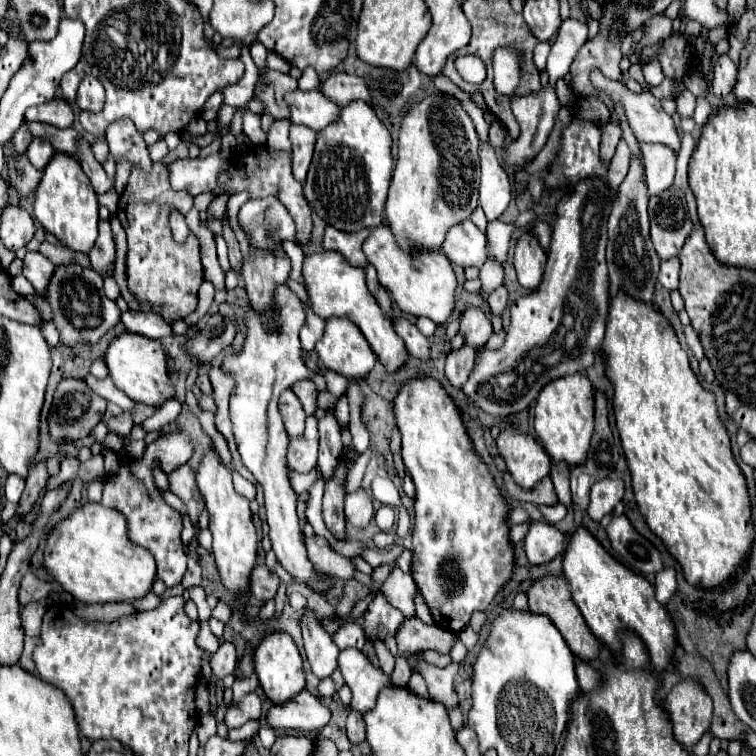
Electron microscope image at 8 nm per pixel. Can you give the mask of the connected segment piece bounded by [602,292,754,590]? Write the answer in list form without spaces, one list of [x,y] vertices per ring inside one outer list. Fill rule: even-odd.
[[[618,294],[616,298],[610,300],[610,308],[608,308],[608,322],[606,322],[606,336],[604,336],[604,344],[602,344],[604,356],[606,356],[606,374],[610,376],[612,384],[614,384],[614,418],[616,418],[616,428],[622,440],[622,448],[624,448],[624,456],[632,474],[632,486],[634,486],[634,496],[636,496],[636,504],[646,520],[646,524],[650,526],[650,530],[664,542],[666,550],[680,562],[684,578],[698,586],[698,588],[718,588],[724,586],[726,582],[730,582],[730,578],[734,578],[734,574],[738,574],[738,570],[742,568],[742,562],[746,562],[746,554],[750,554],[750,542],[754,542],[754,522],[750,522],[752,518],[752,508],[750,508],[750,494],[748,494],[748,486],[746,486],[746,478],[740,470],[740,466],[734,460],[732,454],[732,444],[730,444],[730,436],[718,416],[716,410],[716,400],[714,394],[704,390],[696,378],[696,374],[690,368],[688,362],[688,354],[682,348],[682,344],[676,338],[676,332],[672,330],[670,322],[650,304],[642,304],[626,294]]]

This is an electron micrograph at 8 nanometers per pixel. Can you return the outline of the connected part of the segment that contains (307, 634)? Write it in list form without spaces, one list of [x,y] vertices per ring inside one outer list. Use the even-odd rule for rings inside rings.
[[[310,610],[302,618],[302,636],[304,636],[304,650],[312,666],[312,672],[318,678],[330,676],[338,666],[340,650]]]

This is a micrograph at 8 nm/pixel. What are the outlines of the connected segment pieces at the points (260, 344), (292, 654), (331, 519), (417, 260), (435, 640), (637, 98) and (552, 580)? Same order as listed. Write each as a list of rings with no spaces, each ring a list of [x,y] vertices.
[[[278,288],[278,304],[280,304],[280,326],[276,332],[266,332],[262,318],[252,310],[246,316],[246,340],[240,354],[232,354],[224,358],[224,370],[234,378],[234,390],[230,396],[230,422],[234,440],[238,444],[238,452],[242,456],[244,466],[254,474],[254,478],[264,488],[264,506],[270,526],[272,550],[280,562],[280,566],[294,578],[304,582],[314,592],[328,592],[334,586],[334,578],[318,572],[308,558],[306,544],[302,540],[300,522],[296,516],[298,498],[288,482],[288,466],[286,466],[286,450],[288,450],[288,434],[280,418],[278,398],[284,390],[288,390],[296,380],[312,376],[306,364],[300,358],[300,328],[306,322],[306,310],[302,302],[286,288]]]
[[[280,632],[280,634],[268,634],[256,648],[254,652],[254,668],[260,680],[260,686],[264,688],[266,696],[270,698],[272,704],[276,702],[288,702],[294,694],[300,694],[306,686],[304,670],[302,670],[302,658],[300,652],[294,644],[294,640]]]
[[[350,462],[338,470],[338,474],[326,482],[322,498],[322,520],[326,528],[338,538],[346,540],[346,520],[344,520],[344,498],[346,498],[346,474]]]
[[[382,224],[370,232],[364,242],[364,254],[378,270],[380,284],[388,290],[398,308],[414,318],[426,316],[436,324],[444,324],[454,312],[456,276],[442,252],[404,252],[396,246],[392,230]]]
[[[406,618],[396,634],[400,652],[420,652],[434,650],[438,654],[450,654],[456,636],[450,630],[438,626],[428,626],[420,618]]]
[[[594,70],[590,74],[590,80],[592,80],[594,88],[604,90],[612,98],[612,102],[622,102],[624,104],[624,110],[626,110],[626,118],[630,122],[630,128],[634,130],[634,136],[640,142],[658,142],[658,144],[664,144],[664,146],[672,148],[678,154],[678,150],[680,150],[680,136],[678,136],[678,130],[676,130],[676,124],[674,124],[674,120],[668,114],[664,116],[664,110],[662,110],[658,98],[654,98],[648,92],[632,94],[624,84],[614,82],[614,80],[606,80],[606,76],[602,72],[598,72],[598,70]]]
[[[546,576],[544,580],[538,580],[530,590],[528,590],[528,602],[530,602],[530,610],[534,614],[544,614],[552,620],[552,624],[560,630],[560,634],[564,636],[564,640],[568,642],[570,650],[582,658],[582,660],[594,660],[600,654],[600,642],[596,640],[596,636],[590,632],[588,624],[582,618],[582,612],[578,610],[578,606],[574,604],[572,596],[570,596],[570,586],[562,576]]]

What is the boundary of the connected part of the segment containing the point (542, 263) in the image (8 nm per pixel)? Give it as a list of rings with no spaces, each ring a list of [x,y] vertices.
[[[524,232],[522,238],[516,242],[514,268],[524,288],[532,292],[538,290],[544,276],[544,268],[546,268],[546,250],[542,250],[538,240],[528,232]]]

